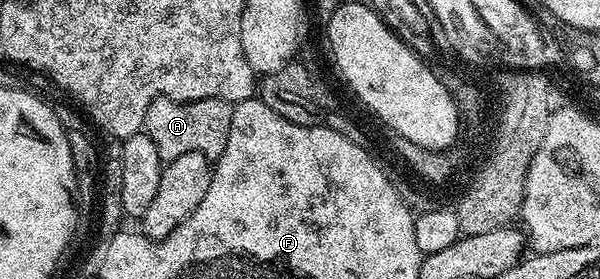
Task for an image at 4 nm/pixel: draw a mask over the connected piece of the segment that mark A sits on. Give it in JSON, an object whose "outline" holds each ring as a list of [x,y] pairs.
{"outline":[[[157,97],[144,115],[144,132],[152,143],[156,143],[156,151],[162,156],[163,162],[176,159],[176,155],[188,155],[188,151],[217,159],[228,143],[233,110],[234,105],[224,99],[173,101],[167,97]]]}

